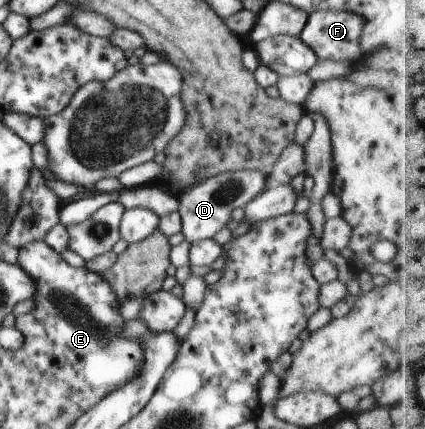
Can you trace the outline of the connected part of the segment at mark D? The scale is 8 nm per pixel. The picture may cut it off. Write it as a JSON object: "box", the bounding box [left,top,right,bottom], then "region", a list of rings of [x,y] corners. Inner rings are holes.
{"box":[177,169,268,243],"region":[[[248,169],[248,170],[234,170],[233,172],[222,173],[216,177],[204,179],[202,183],[190,187],[178,194],[177,200],[179,202],[179,213],[182,223],[182,233],[184,240],[188,243],[195,243],[196,241],[203,241],[213,238],[227,223],[231,220],[231,213],[236,208],[245,208],[251,200],[255,199],[257,193],[262,193],[266,190],[268,185],[268,172],[264,169]]]}

